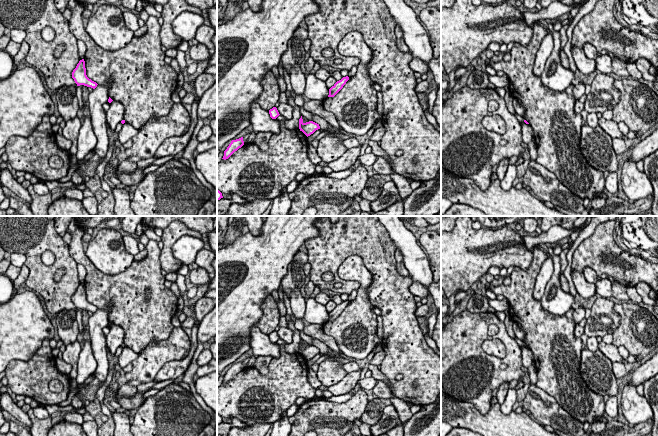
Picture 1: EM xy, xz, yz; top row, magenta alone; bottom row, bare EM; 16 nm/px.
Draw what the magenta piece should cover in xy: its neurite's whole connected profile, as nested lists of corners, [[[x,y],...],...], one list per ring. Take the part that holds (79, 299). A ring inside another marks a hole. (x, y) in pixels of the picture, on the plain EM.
[[[84,283],[80,284],[76,292],[73,294],[72,302],[77,310],[84,309],[95,313],[98,309],[96,306],[87,301]]]

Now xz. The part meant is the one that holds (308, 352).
[[[301,340],[301,342],[299,343],[299,353],[308,361],[313,358],[316,354],[320,353],[320,350],[319,348],[313,345],[304,347]]]

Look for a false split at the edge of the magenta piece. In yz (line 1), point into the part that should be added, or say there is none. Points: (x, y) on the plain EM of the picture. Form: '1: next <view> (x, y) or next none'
1: next none

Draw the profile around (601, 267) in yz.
[[[615,220],[599,224],[594,233],[583,240],[573,253],[571,270],[584,271],[592,266],[597,276],[607,274],[625,287],[645,282],[658,299],[658,264],[621,249],[613,238]]]

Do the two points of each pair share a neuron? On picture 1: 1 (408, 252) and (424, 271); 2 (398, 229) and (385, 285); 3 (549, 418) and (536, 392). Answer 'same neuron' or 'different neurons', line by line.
1: same neuron
2: different neurons
3: same neuron

